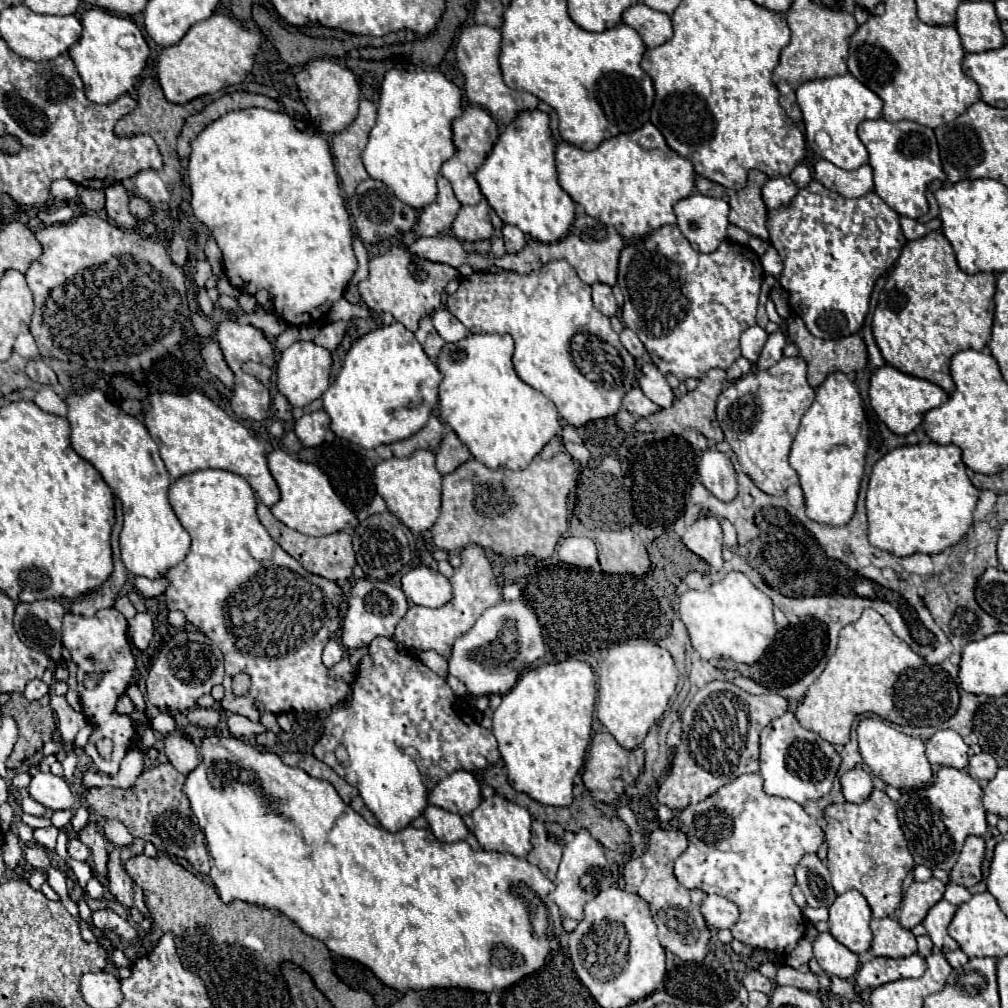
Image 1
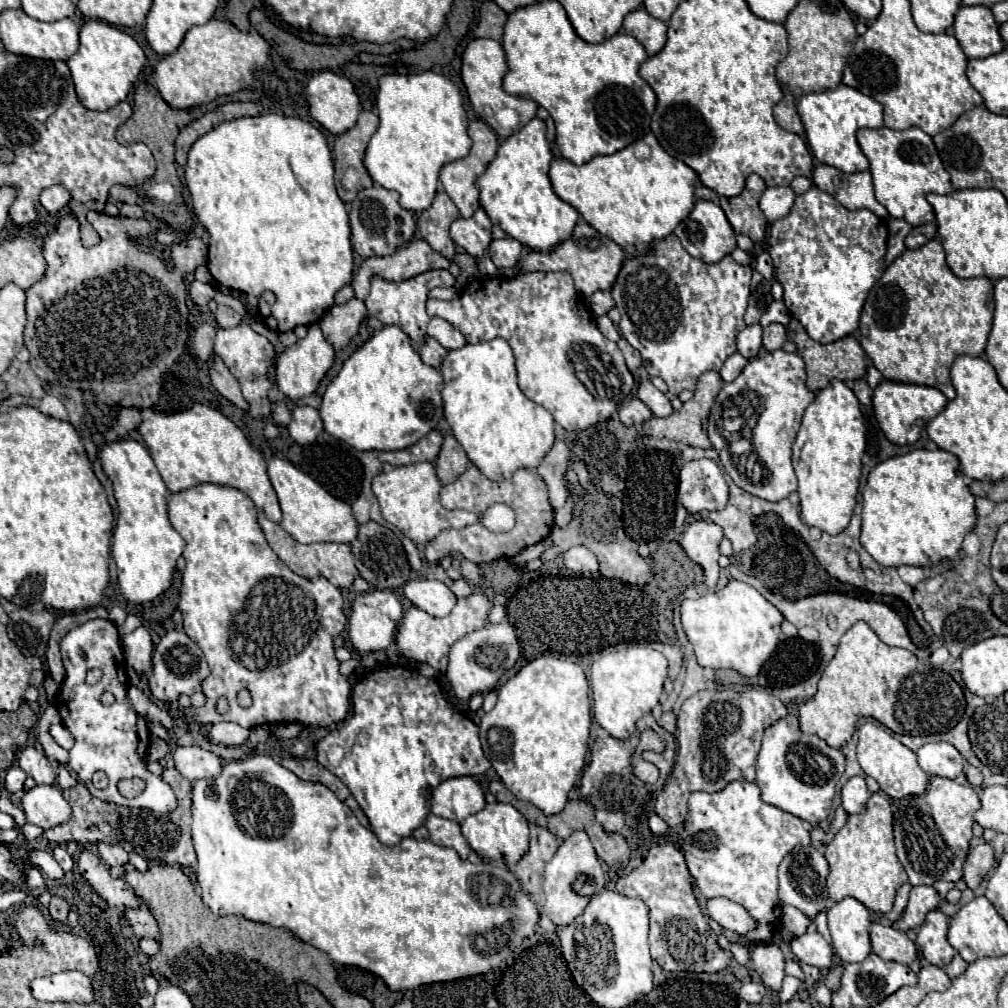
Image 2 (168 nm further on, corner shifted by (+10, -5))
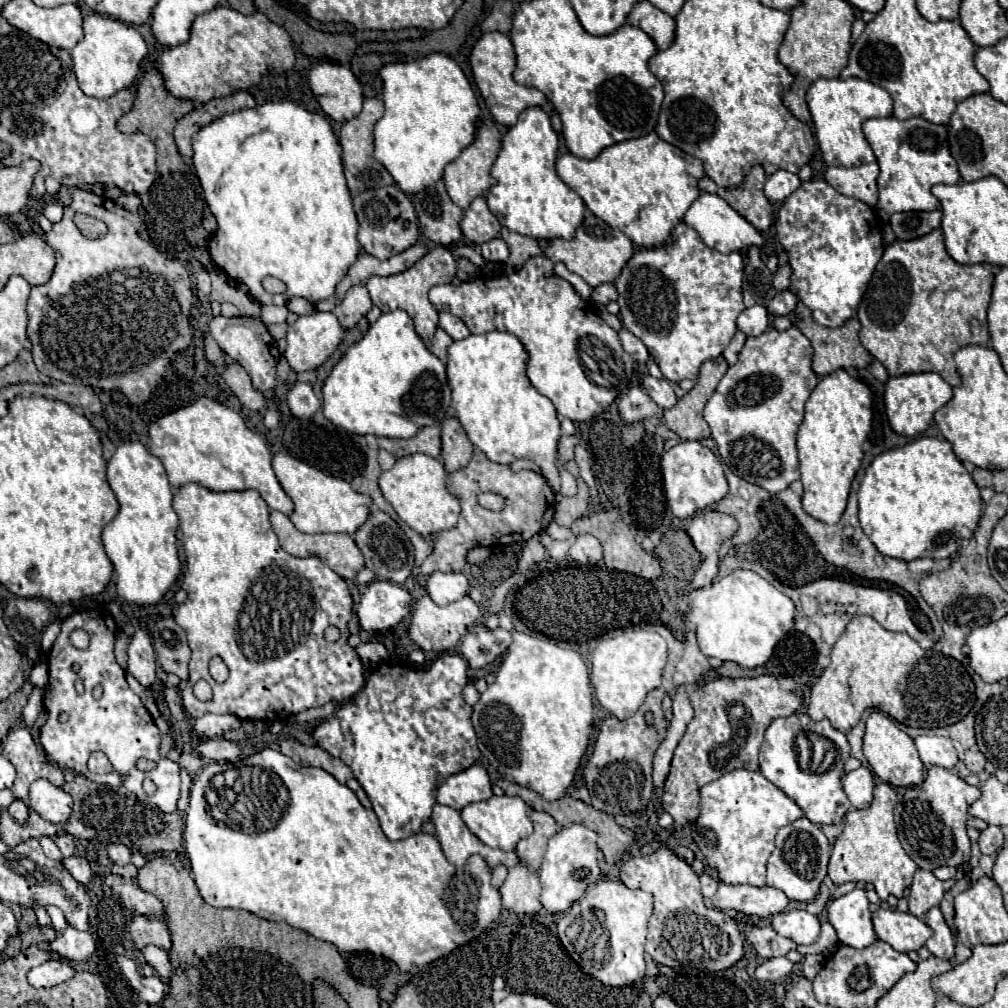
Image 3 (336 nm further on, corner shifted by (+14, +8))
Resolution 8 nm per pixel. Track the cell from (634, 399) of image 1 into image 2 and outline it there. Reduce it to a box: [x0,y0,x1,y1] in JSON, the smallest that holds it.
[620,399,652,427]

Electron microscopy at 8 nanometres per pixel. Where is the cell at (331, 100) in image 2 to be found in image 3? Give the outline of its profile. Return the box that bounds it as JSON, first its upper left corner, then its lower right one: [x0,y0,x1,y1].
[310,62,362,122]

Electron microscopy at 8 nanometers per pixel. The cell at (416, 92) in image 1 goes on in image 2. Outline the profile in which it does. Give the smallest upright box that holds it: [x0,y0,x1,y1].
[364,71,472,211]

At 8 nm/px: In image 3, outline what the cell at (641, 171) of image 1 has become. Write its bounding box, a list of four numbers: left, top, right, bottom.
[556,132,704,246]

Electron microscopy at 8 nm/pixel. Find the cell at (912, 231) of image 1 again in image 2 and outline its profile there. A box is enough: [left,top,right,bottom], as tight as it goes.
[906,221,938,249]

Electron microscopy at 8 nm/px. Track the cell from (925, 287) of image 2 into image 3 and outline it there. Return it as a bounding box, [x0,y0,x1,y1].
[858,228,994,388]

